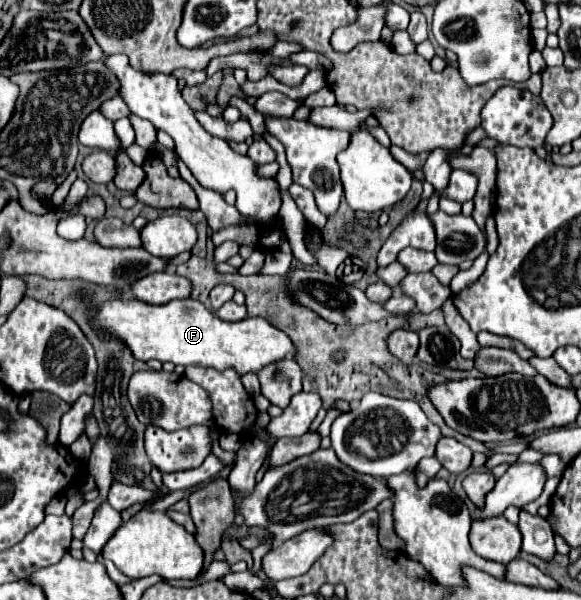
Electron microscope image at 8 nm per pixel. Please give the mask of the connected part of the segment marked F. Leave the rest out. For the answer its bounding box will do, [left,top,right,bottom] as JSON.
[93,300,295,376]

